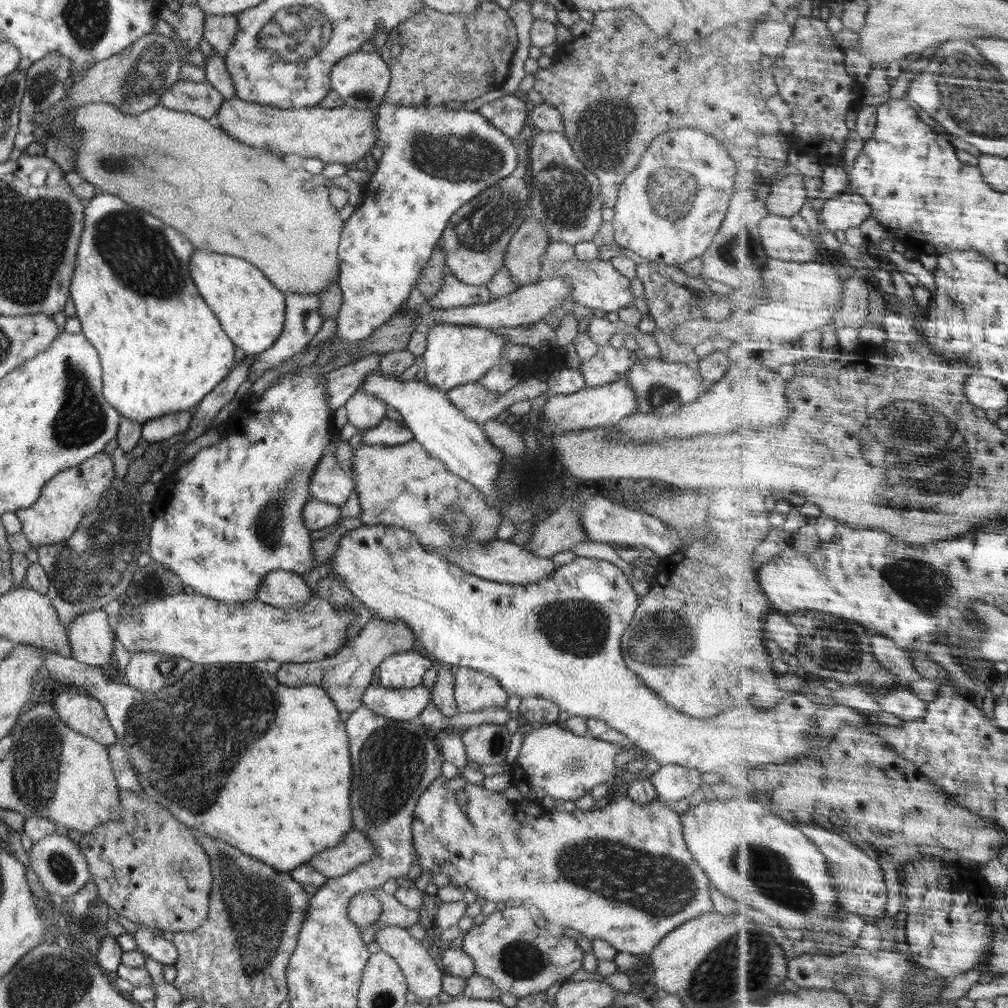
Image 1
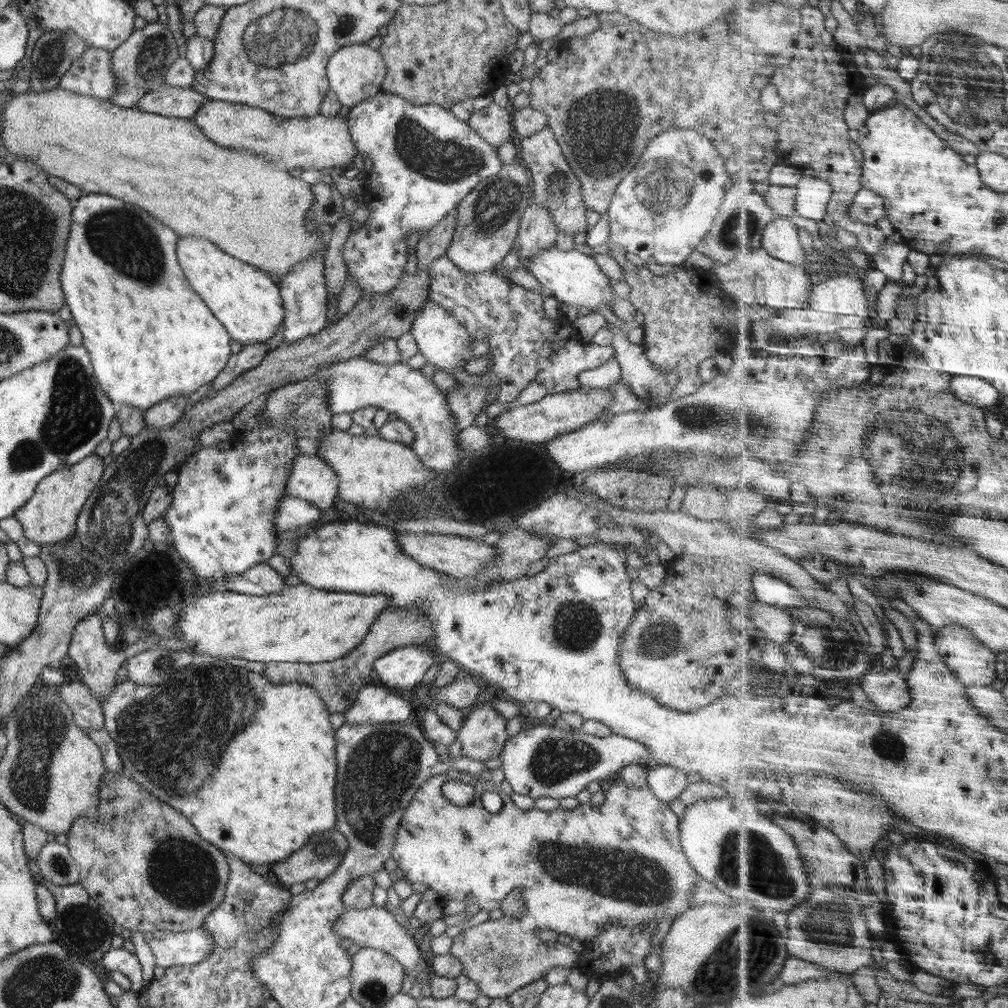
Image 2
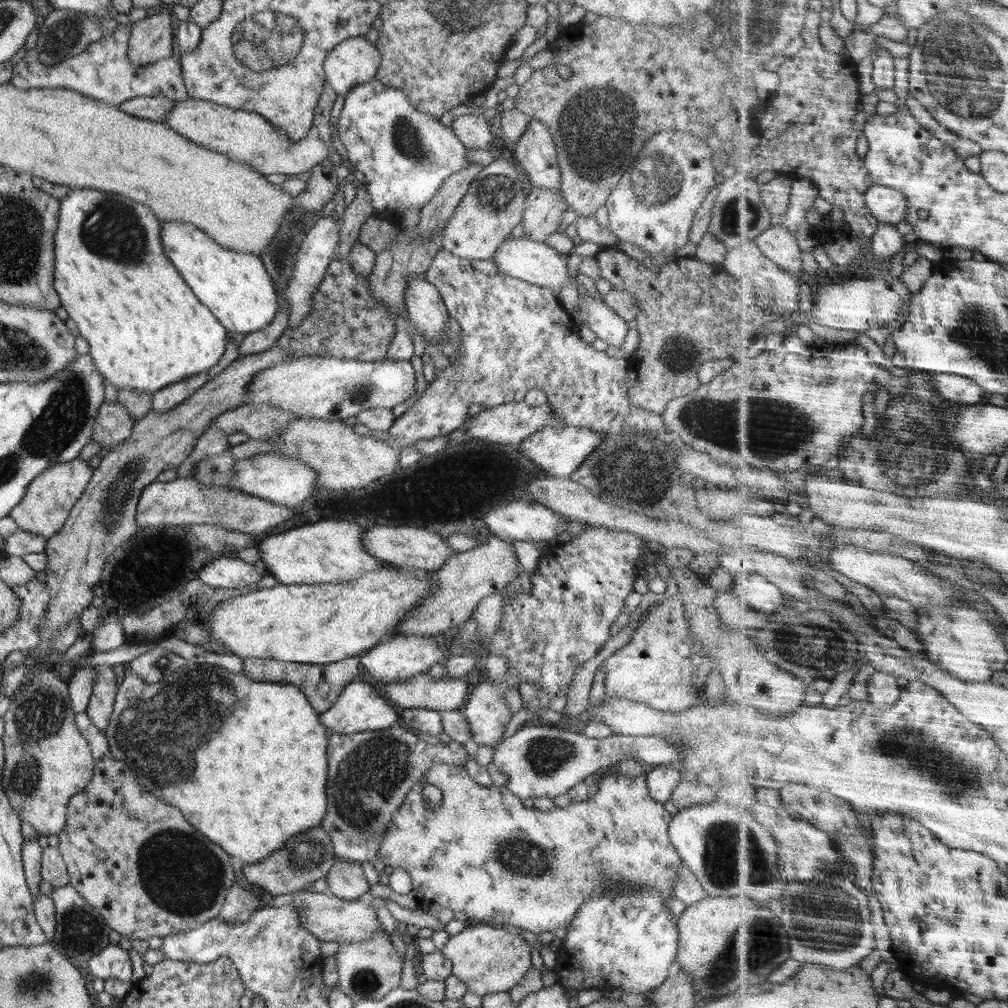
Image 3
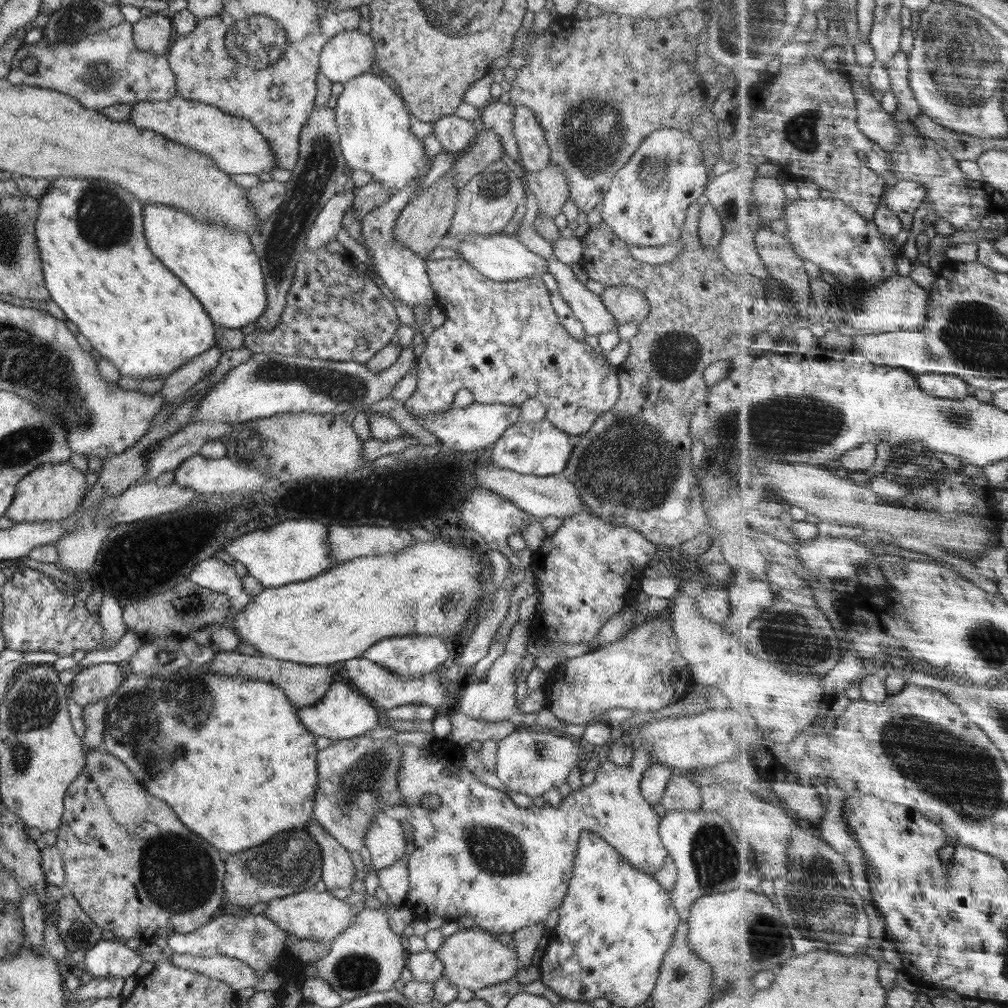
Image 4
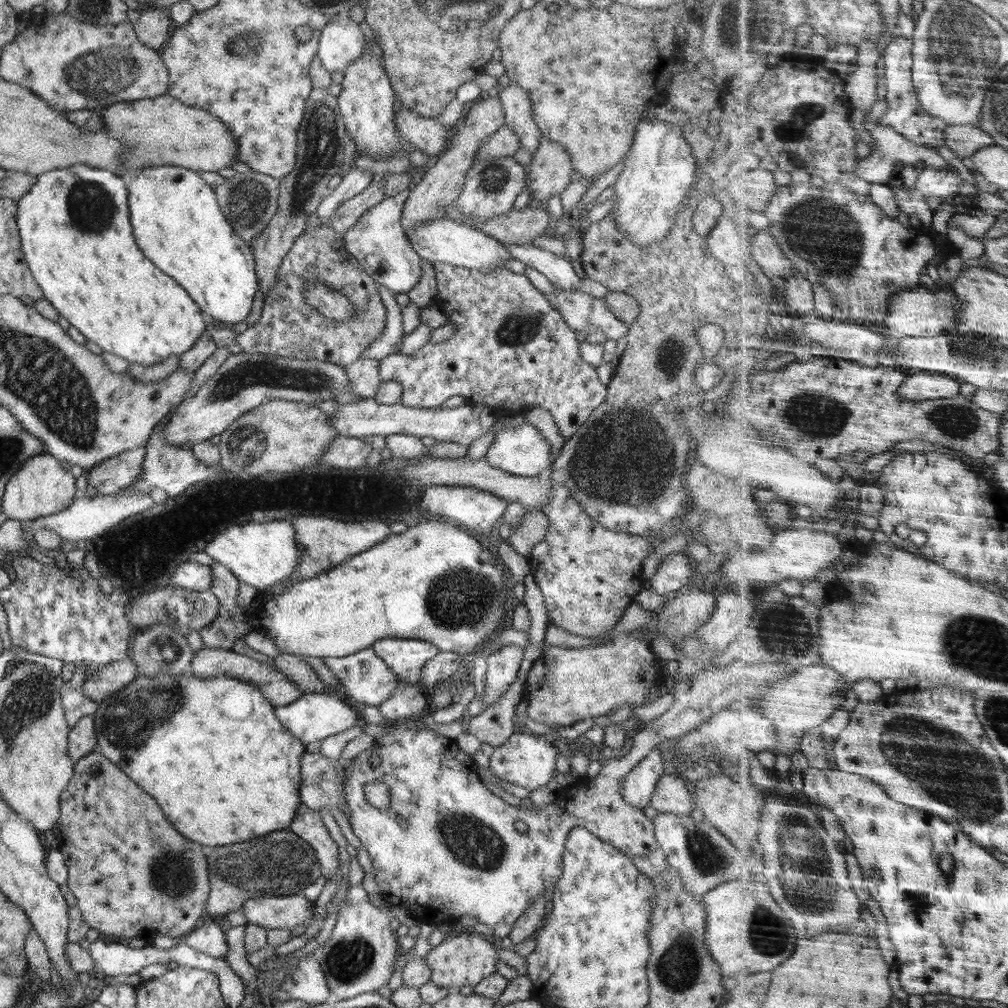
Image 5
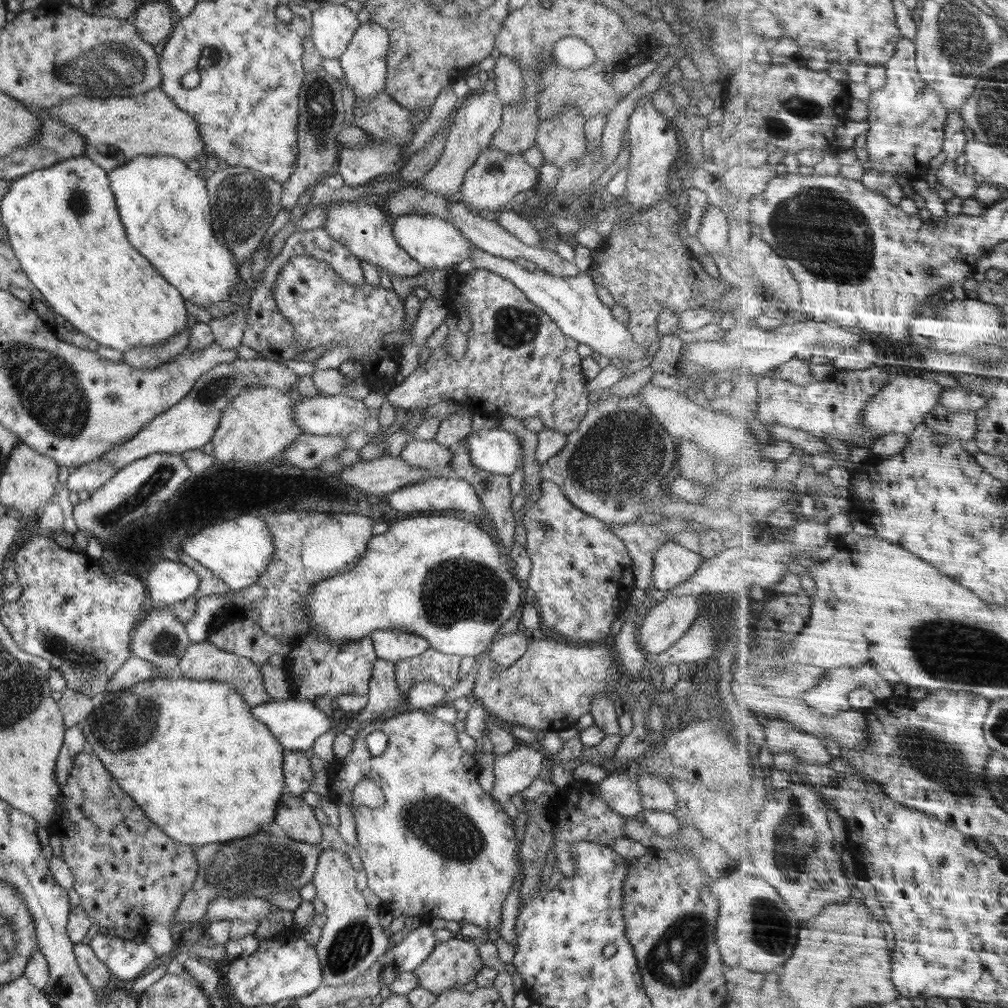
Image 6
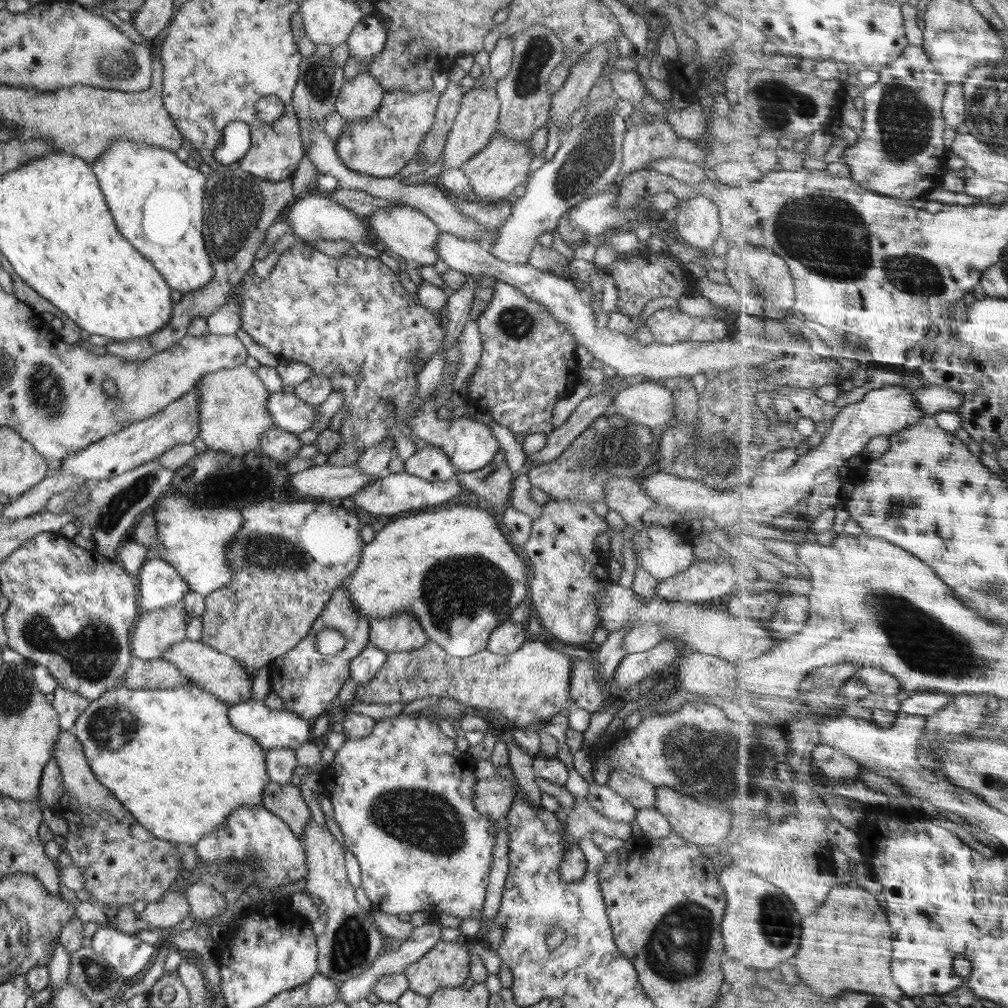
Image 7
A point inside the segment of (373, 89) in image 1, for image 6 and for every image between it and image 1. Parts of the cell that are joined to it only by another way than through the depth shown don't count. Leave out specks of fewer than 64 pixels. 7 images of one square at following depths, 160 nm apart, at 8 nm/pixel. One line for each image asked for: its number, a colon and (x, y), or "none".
2: (355, 72)
3: (353, 61)
4: (347, 54)
5: (341, 41)
6: (332, 26)

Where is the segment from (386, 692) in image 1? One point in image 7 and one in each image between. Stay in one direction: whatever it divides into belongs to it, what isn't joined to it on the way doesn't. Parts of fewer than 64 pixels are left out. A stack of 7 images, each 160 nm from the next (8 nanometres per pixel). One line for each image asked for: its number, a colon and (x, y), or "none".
2: (374, 704)
3: (359, 707)
4: (343, 712)
5: (314, 716)
6: (296, 724)
7: (269, 728)

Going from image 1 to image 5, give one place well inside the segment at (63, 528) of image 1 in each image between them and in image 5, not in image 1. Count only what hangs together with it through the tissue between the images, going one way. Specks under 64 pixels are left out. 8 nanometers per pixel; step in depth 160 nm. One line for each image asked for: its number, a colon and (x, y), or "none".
2: (50, 516)
3: (48, 499)
4: (53, 491)
5: (41, 487)

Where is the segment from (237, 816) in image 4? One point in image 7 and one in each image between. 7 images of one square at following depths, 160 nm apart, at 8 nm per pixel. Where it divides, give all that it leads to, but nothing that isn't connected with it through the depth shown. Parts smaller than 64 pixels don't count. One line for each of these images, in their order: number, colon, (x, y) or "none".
5: (223, 768)
6: (207, 765)
7: (171, 757)

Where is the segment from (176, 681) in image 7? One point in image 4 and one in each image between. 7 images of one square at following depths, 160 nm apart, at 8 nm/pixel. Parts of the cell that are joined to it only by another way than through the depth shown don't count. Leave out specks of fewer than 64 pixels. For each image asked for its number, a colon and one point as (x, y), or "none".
4: (97, 681)
5: (116, 675)
6: (134, 670)

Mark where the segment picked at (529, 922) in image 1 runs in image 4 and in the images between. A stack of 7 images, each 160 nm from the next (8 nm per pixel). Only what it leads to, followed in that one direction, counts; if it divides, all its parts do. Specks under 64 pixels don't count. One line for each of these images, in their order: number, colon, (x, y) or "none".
2: (499, 956)
3: (489, 959)
4: (473, 958)

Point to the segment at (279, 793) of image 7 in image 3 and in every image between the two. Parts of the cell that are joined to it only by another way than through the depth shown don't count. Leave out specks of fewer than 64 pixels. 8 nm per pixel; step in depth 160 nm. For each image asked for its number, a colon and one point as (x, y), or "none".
3: (346, 880)
4: (338, 871)
5: (307, 824)
6: (297, 819)

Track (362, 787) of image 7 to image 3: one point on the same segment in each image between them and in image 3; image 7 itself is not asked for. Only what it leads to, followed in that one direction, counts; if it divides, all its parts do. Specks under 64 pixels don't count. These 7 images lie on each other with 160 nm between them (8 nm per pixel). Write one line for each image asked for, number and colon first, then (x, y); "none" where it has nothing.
3: (482, 852)
4: (478, 855)
5: (446, 847)
6: (440, 845)

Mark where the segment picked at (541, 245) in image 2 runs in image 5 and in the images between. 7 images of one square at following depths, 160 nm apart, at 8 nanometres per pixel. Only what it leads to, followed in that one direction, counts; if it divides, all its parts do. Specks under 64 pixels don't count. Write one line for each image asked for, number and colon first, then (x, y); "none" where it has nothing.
3: (543, 213)
4: (549, 185)
5: (549, 172)

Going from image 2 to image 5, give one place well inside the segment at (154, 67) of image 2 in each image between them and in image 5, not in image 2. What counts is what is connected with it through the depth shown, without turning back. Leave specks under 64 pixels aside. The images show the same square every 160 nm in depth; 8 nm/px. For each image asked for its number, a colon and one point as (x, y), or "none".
3: (151, 39)
4: (152, 34)
5: (153, 26)

